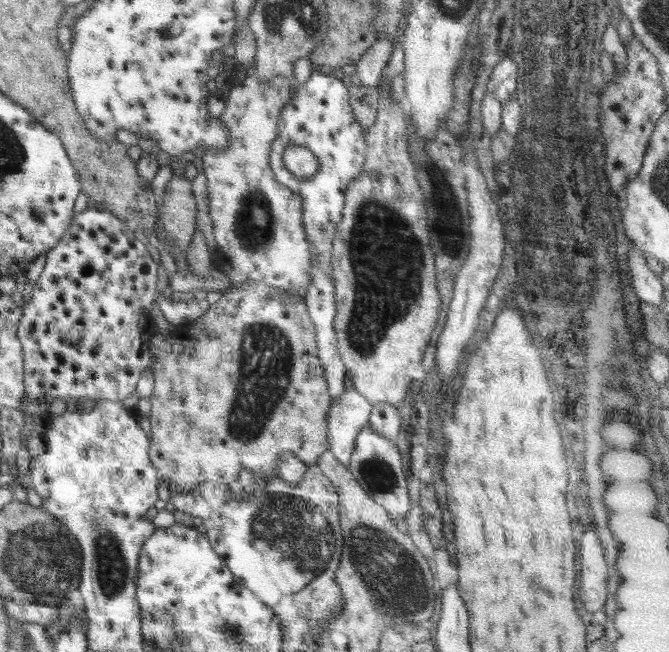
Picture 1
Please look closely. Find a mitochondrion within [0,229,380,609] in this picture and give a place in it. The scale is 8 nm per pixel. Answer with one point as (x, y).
(293, 536)

